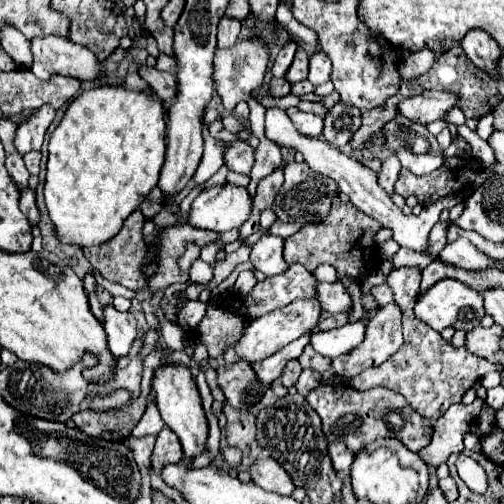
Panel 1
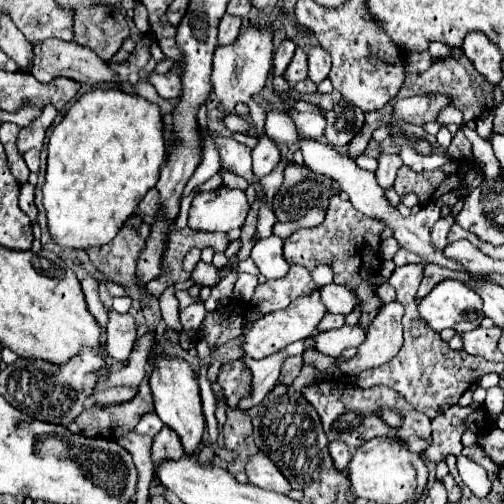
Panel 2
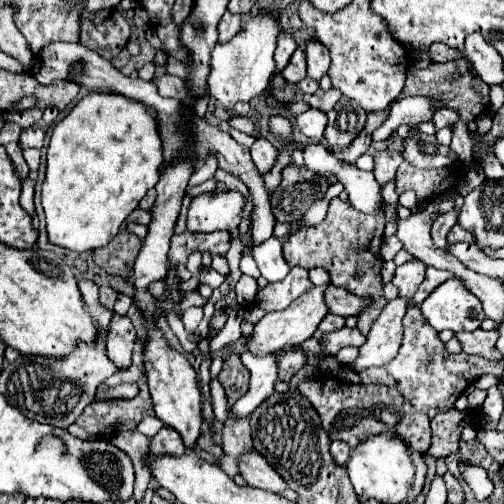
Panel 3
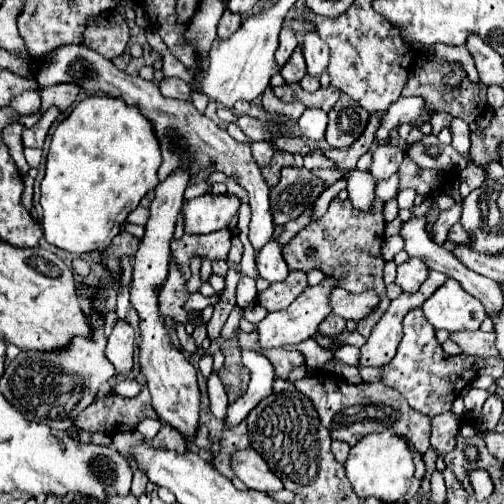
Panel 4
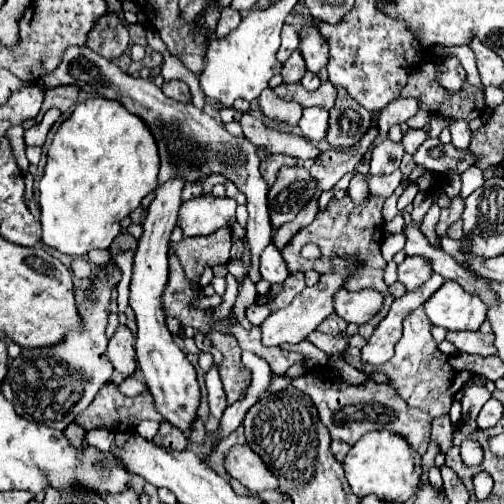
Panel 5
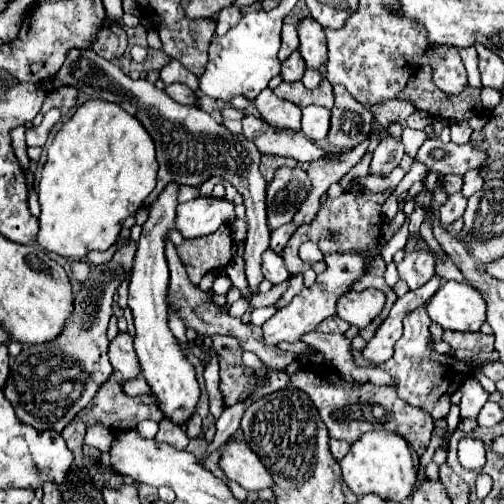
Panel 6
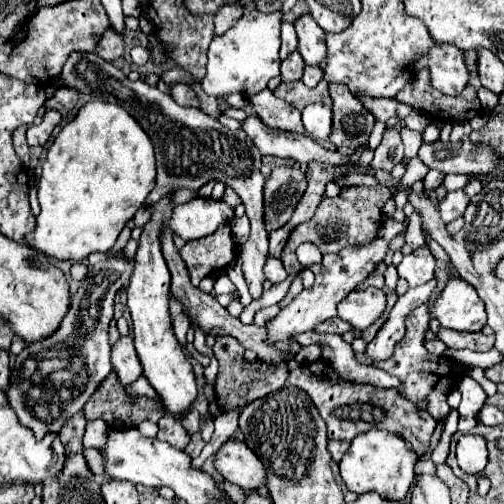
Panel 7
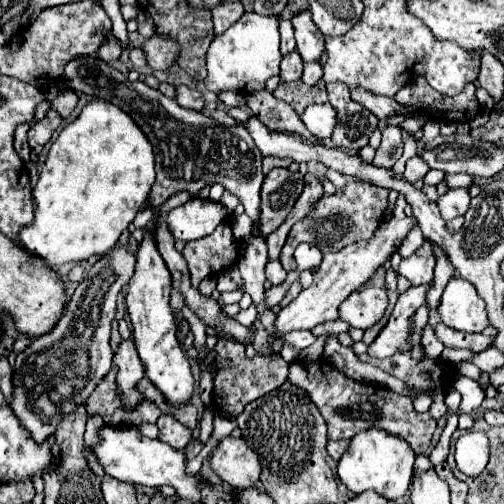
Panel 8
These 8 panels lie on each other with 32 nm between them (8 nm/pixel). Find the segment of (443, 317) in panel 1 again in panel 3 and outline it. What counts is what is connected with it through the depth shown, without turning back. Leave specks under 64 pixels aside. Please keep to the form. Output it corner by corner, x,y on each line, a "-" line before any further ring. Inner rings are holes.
456,278
440,284
422,304
420,310
428,324
440,330
476,330
484,320
482,304

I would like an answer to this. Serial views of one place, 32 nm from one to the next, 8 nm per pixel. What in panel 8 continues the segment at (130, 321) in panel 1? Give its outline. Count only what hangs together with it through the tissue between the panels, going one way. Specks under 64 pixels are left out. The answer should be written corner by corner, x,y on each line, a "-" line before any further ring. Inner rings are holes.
124,340
120,344
118,352
114,354
114,366
118,368
116,386
118,386
118,396
122,400
122,408
130,412
144,400
144,394
138,392
136,388
144,376
144,364
140,364
132,340

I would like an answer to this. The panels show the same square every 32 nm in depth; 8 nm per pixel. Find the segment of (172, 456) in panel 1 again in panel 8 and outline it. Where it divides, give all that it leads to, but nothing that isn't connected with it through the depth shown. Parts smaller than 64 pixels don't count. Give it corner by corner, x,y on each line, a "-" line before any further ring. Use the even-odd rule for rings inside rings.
162,414
156,422
156,426
160,428
160,440
170,444
176,450
182,450
188,446
190,438
192,438
192,430
182,426
172,414

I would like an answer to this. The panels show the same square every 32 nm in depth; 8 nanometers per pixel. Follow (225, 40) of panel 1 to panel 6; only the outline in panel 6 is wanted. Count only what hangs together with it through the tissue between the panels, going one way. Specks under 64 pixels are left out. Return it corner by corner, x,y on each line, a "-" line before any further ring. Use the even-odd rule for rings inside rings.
234,4
228,6
228,8
222,8
216,14
216,18
214,18
214,22
216,22
216,36
224,36
240,18
242,18
242,10
236,8

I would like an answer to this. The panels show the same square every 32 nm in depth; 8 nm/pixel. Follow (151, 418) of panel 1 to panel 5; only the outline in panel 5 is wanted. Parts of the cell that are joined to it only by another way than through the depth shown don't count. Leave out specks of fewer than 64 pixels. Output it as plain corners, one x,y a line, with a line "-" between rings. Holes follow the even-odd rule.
142,420
138,426
136,426
136,432
142,436
142,438
146,438
146,440
150,440
156,432
158,432
158,422
154,422
154,420

